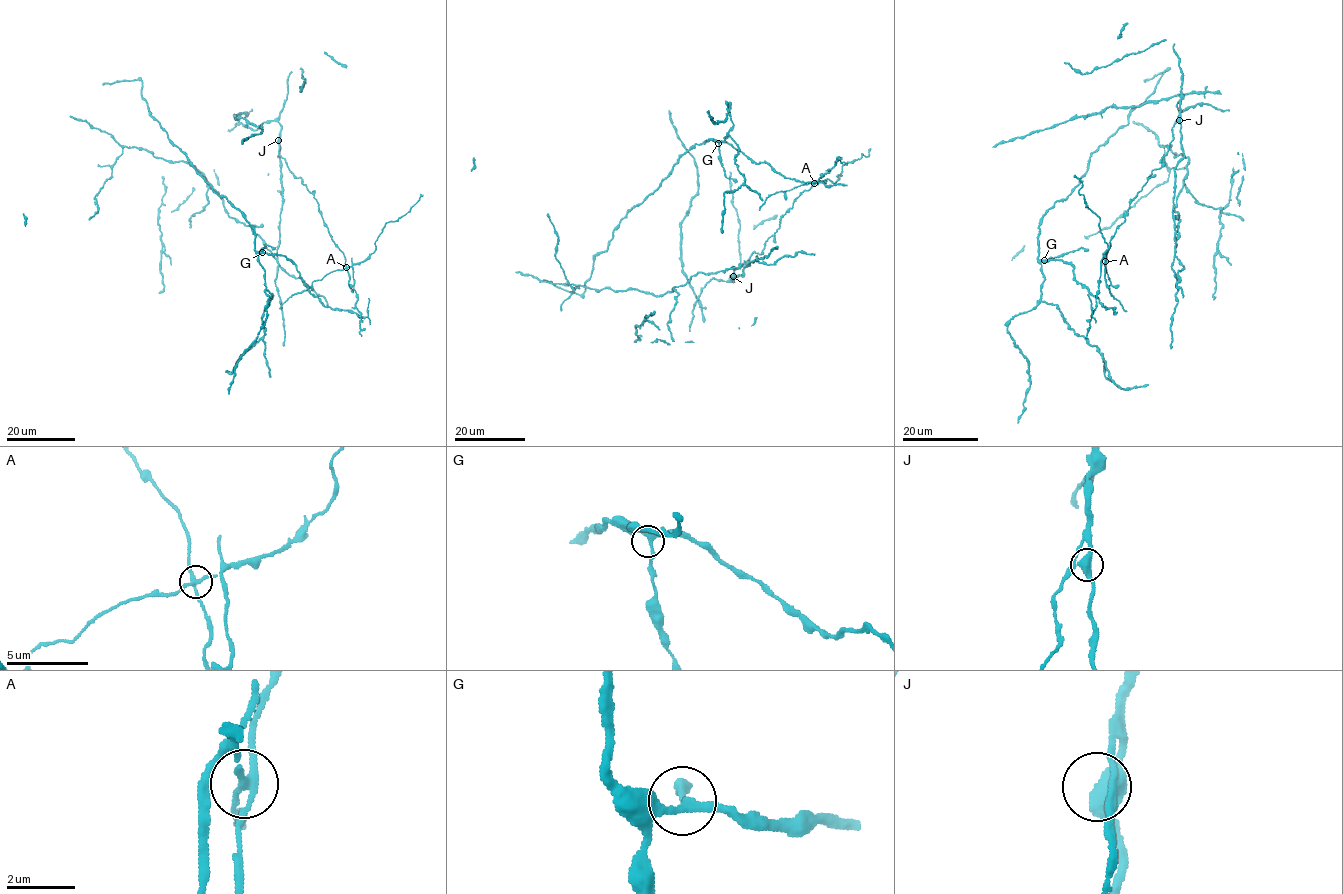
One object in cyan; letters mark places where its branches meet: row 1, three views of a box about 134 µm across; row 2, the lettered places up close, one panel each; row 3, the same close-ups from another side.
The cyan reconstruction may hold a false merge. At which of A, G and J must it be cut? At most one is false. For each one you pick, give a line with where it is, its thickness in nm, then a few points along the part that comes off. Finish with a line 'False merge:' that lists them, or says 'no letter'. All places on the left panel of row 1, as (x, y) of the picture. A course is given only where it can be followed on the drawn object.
A: at (346, 267); 240 nm thick; foreign part runs (346, 267), (363, 262), (375, 249), (375, 241), (384, 225), (404, 216), (422, 194)
False merge: A

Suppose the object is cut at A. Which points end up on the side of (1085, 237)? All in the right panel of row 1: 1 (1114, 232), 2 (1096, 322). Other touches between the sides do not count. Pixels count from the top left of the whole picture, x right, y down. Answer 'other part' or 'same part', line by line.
1: same part
2: other part

